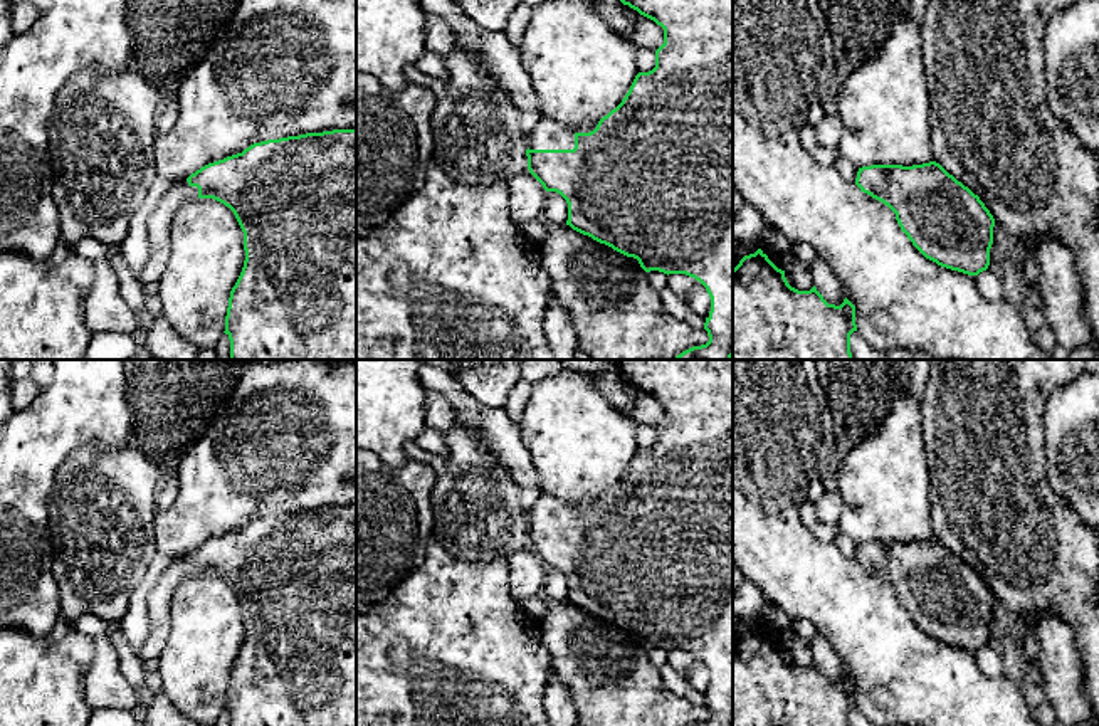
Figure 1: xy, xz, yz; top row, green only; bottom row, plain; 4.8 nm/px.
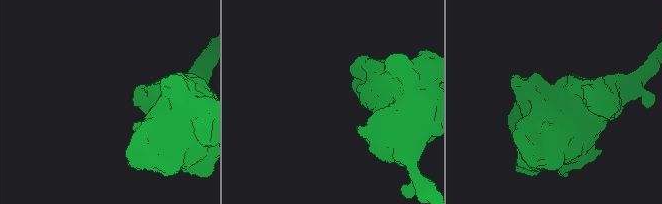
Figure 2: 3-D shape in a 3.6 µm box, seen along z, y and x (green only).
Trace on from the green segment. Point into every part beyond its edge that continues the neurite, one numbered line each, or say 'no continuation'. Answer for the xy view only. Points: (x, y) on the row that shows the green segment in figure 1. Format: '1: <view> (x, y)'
1: xy (158, 226)

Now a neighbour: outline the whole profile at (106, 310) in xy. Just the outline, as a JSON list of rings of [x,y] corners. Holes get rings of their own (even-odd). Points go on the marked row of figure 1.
[[[106,259],[94,260],[94,281],[84,306],[92,334],[103,331],[133,334],[139,328],[139,314],[123,299],[118,276]]]

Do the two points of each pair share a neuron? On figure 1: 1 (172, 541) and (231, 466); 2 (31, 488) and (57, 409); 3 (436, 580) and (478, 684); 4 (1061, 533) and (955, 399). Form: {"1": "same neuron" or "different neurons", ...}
{"1": "same neuron", "2": "same neuron", "3": "same neuron", "4": "same neuron"}

